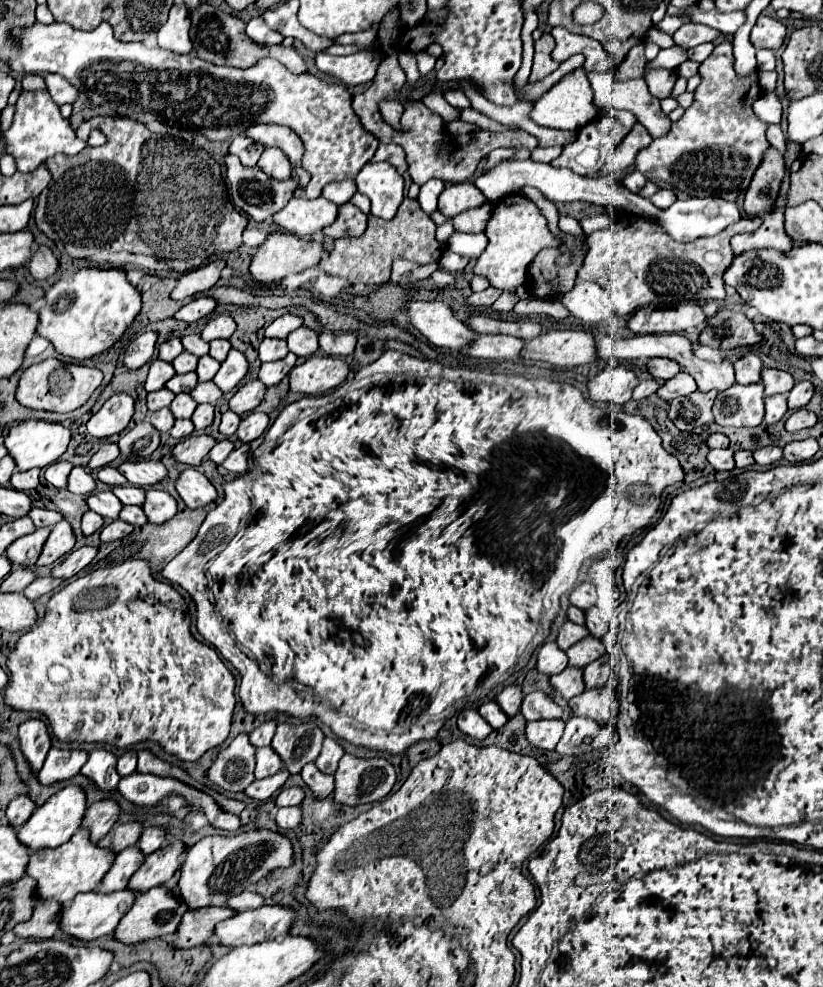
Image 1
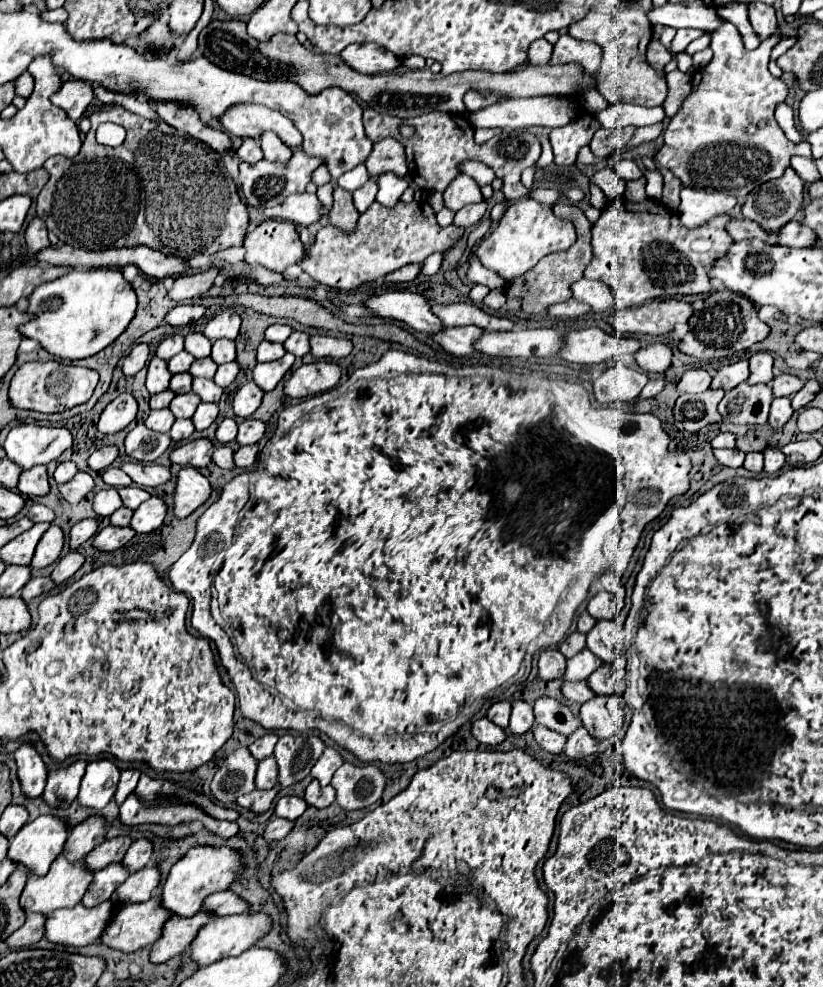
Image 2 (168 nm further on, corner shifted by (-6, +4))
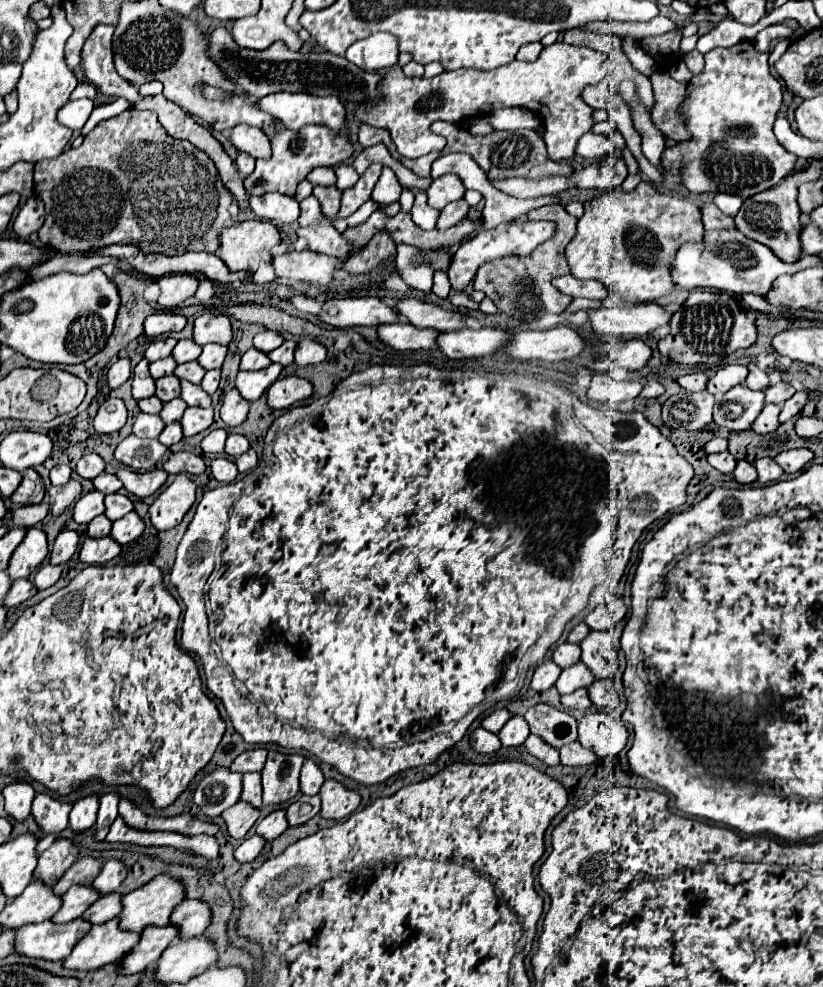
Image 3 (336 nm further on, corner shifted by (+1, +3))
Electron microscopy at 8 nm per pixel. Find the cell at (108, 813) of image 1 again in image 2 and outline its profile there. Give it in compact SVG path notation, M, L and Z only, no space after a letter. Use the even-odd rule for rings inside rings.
M97 815L75 825L69 831L67 845L63 849L63 855L67 857L67 861L73 861L73 863L83 861L85 855L105 839L105 825L107 823Z

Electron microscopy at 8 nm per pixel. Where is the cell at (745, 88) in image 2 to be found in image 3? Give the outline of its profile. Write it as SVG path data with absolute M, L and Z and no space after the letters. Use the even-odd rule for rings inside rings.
M744 42L734 48L714 48L704 56L704 70L688 82L680 114L692 138L666 148L660 162L666 174L682 178L682 184L688 192L724 192L738 194L740 198L750 198L756 192L774 188L784 176L794 170L796 156L784 150L772 132L772 124L782 106L782 84L770 74L768 56L770 52L756 50L752 42Z

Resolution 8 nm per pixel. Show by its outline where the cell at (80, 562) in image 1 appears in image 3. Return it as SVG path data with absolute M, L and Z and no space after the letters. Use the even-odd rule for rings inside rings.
M46 564L46 566L42 566L42 568L36 572L34 584L36 584L38 590L50 588L50 586L54 586L54 584L58 582L60 574L62 574L62 566L60 566L60 564L58 564L58 566L54 566L54 564Z

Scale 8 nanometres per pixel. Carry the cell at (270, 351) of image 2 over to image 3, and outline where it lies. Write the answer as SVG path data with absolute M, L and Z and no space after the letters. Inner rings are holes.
M250 348L244 356L242 356L242 362L240 362L240 370L262 370L262 368L268 368L272 364L272 360L268 358L266 352L258 350L258 348Z

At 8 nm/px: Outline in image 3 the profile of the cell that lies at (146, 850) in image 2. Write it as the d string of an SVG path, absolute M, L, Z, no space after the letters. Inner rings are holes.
M108 860L104 866L102 866L102 872L98 874L98 878L94 880L94 888L100 892L100 894L108 894L108 892L116 892L120 888L120 884L124 882L128 874L128 868L122 860Z

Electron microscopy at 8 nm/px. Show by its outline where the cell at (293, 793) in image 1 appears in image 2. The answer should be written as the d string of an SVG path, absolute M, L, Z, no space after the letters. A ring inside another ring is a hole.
M281 797L275 807L275 817L297 821L297 817L301 817L305 809L307 809L307 803L301 797Z

